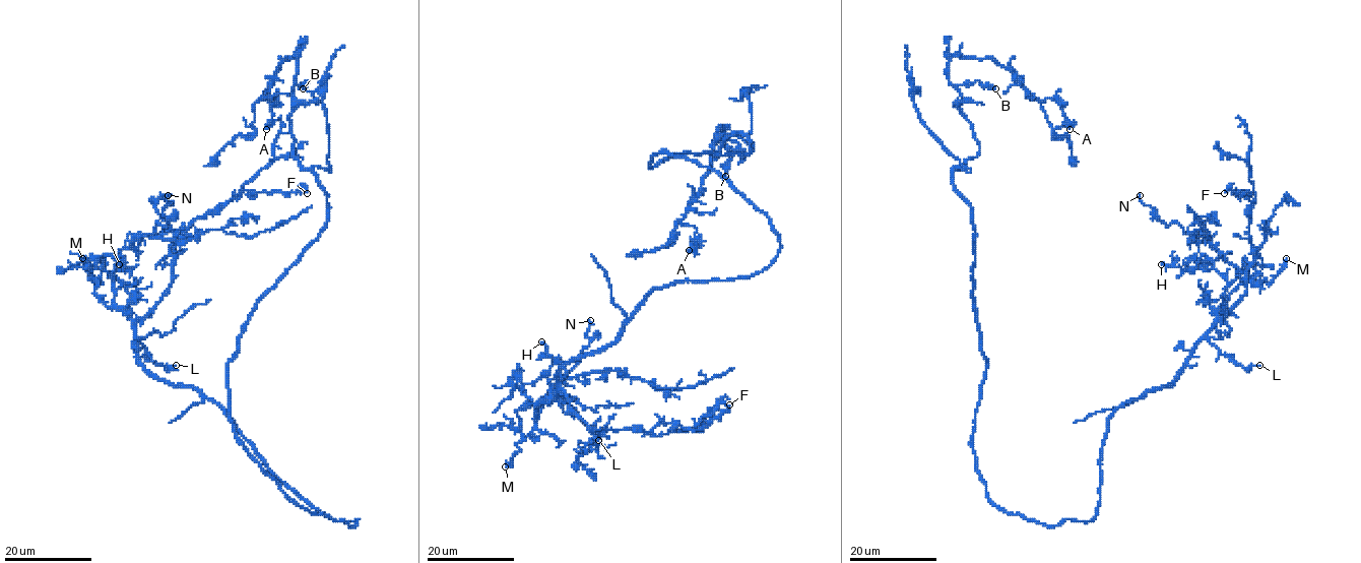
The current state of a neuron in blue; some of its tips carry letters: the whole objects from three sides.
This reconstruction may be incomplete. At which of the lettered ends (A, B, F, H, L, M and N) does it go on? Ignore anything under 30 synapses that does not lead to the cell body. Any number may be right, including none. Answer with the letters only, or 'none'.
none

